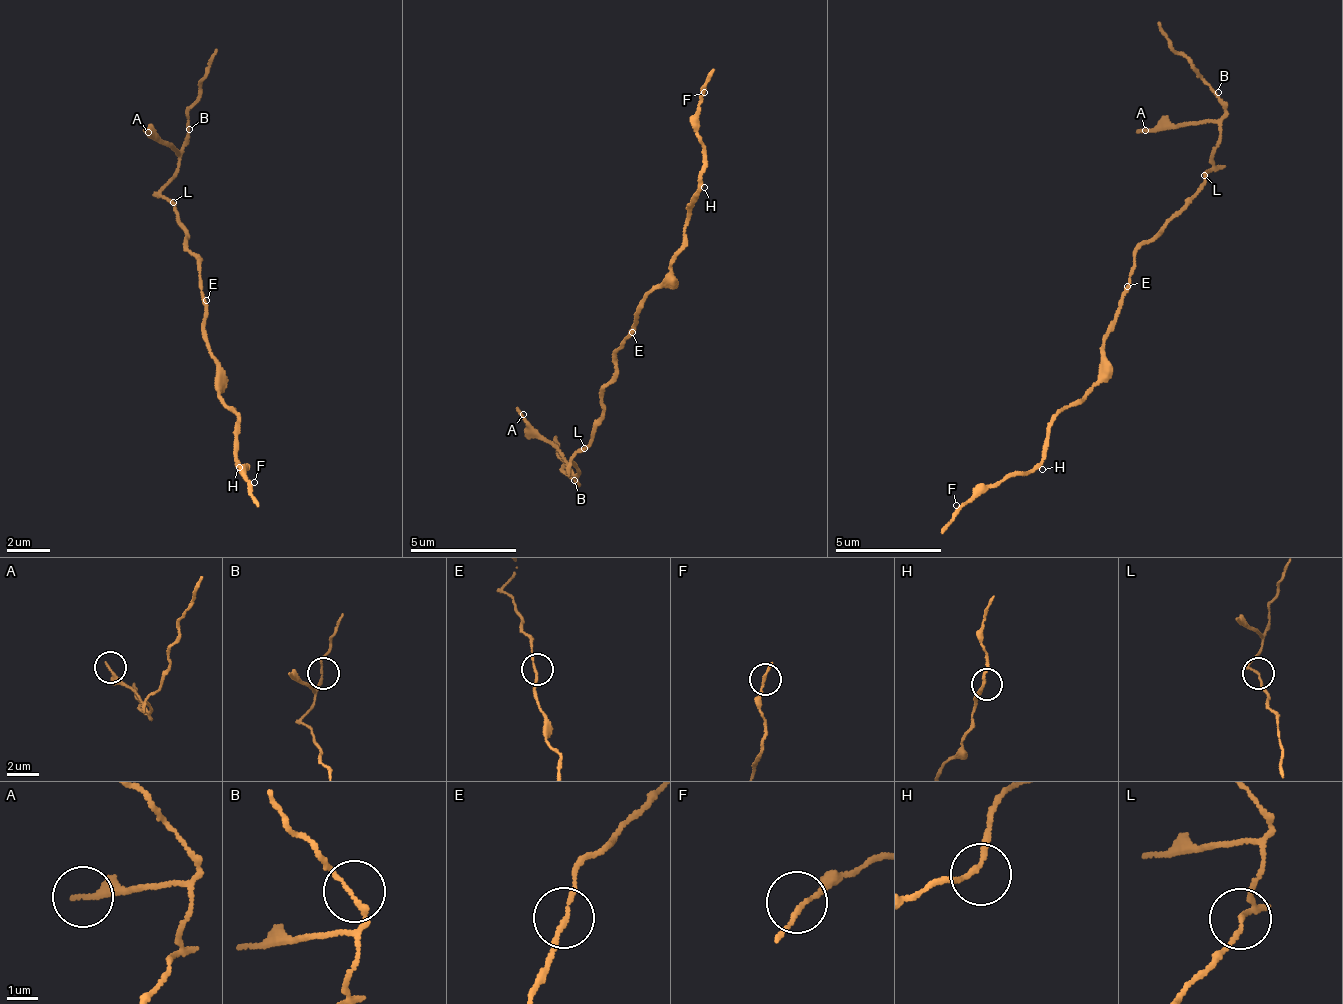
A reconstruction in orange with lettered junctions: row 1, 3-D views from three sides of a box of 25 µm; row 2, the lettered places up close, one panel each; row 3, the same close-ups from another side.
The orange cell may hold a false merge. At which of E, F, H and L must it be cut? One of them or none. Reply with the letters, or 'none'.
L

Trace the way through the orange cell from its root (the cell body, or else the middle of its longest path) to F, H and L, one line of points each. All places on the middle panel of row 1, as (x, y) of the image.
F: (629, 330), (648, 294), (668, 277), (683, 245), (689, 205), (698, 197), (703, 148), (696, 123), (704, 92)
H: (629, 330), (648, 294), (668, 277), (676, 251), (683, 245), (692, 212), (689, 205), (704, 187)
L: (629, 330), (614, 352), (615, 366), (612, 379), (603, 387), (599, 400), (602, 407), (595, 434), (582, 449)

